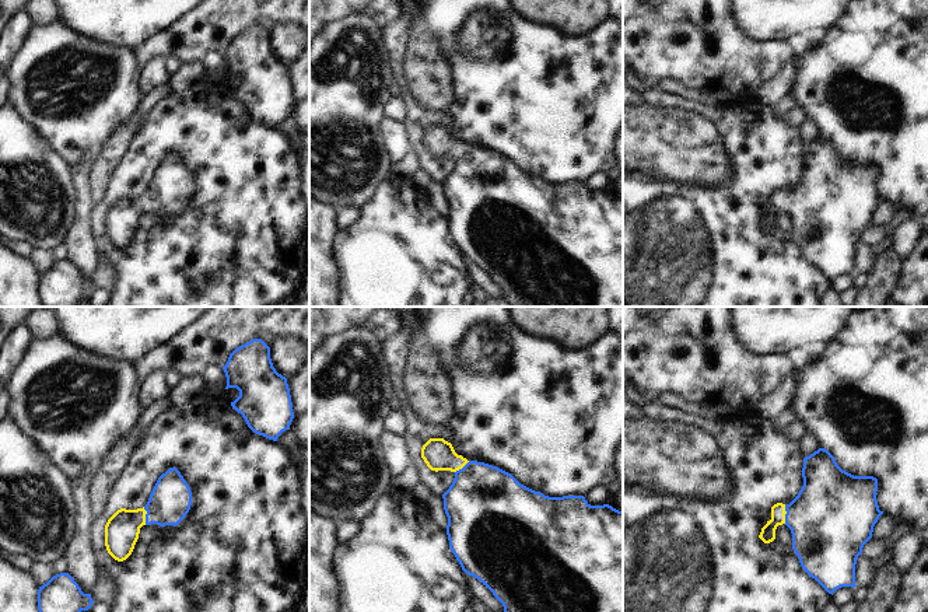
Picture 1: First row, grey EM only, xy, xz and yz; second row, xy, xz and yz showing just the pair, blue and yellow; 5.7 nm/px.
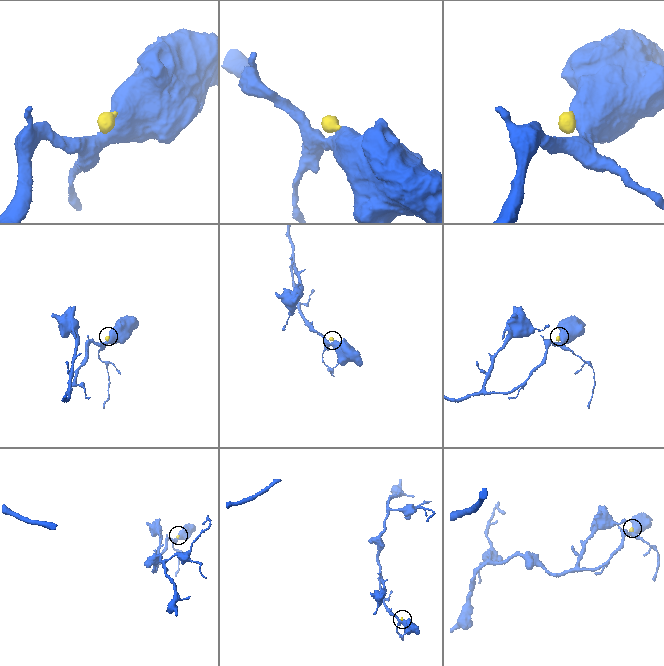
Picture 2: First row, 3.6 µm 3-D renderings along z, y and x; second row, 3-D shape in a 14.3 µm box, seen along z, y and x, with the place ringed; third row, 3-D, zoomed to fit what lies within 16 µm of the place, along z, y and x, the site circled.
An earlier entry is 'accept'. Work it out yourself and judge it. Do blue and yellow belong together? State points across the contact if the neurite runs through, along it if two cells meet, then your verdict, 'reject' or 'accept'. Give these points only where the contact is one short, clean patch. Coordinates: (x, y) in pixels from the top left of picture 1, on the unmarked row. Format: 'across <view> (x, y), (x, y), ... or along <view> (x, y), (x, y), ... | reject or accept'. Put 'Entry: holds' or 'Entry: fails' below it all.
across yz (829, 205), (785, 200), (770, 213), (767, 220) | accept
Entry: holds

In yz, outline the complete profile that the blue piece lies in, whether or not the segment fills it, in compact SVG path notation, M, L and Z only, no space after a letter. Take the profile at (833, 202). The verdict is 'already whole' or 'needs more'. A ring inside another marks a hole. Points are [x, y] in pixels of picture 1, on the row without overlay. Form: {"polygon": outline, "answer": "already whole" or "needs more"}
{"polygon": "M824 134L803 144L802 164L803 172L789 190L777 189L771 193L771 206L761 214L759 224L764 230L773 228L777 213L785 210L791 216L792 235L802 255L829 280L833 281L841 273L857 273L857 245L883 200L876 186L878 165L843 157Z", "answer": "needs more"}

